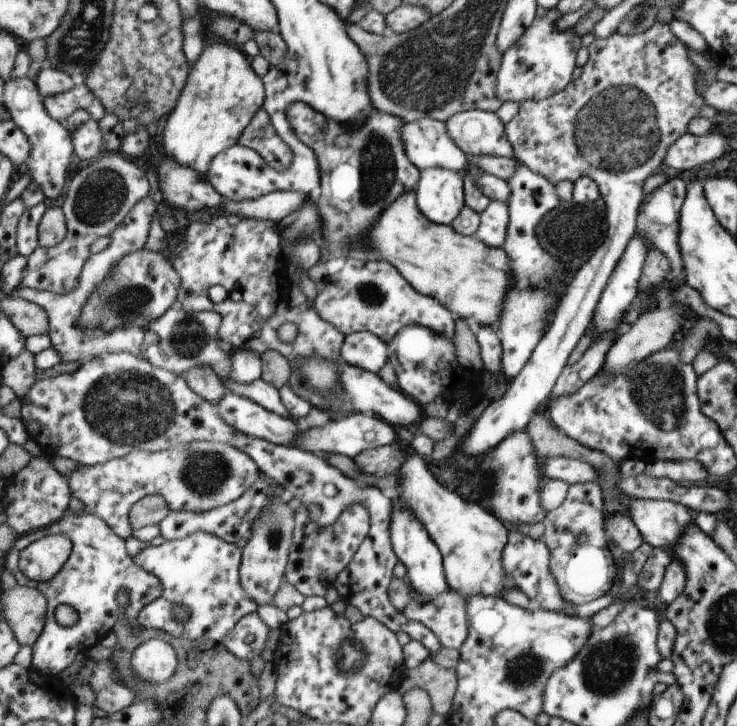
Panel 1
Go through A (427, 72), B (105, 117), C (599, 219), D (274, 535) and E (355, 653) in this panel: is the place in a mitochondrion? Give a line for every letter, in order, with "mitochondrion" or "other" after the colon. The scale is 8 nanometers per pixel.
A: mitochondrion
B: other
C: other
D: mitochondrion
E: mitochondrion

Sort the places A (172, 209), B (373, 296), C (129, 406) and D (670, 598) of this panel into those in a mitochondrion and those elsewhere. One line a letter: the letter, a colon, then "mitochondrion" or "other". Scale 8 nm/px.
A: other
B: mitochondrion
C: mitochondrion
D: other

